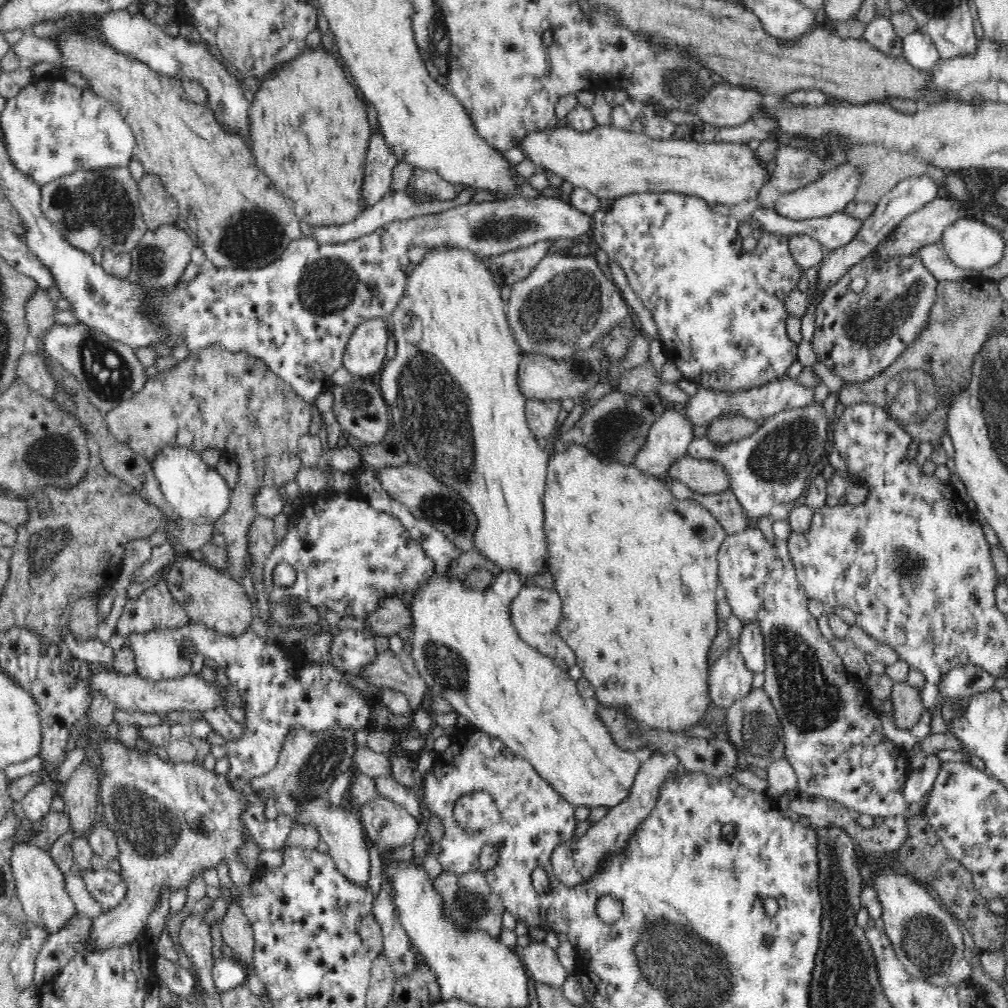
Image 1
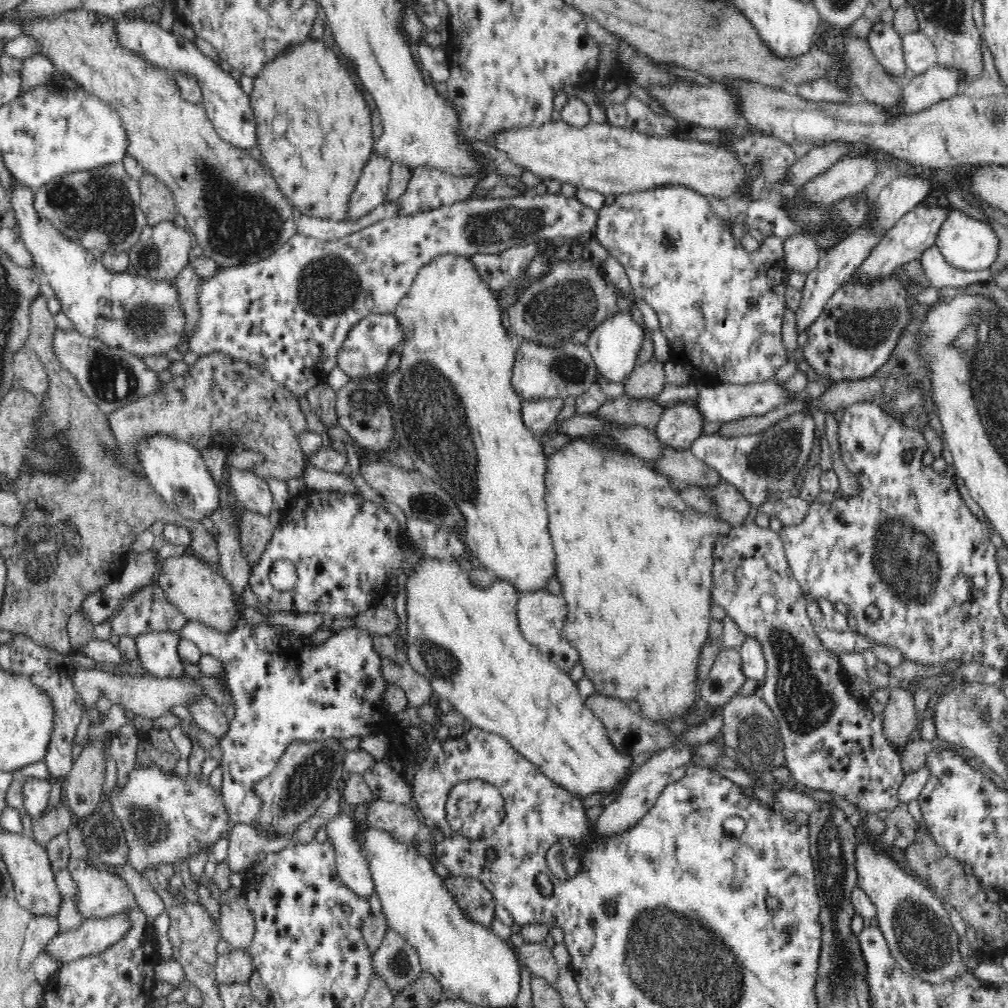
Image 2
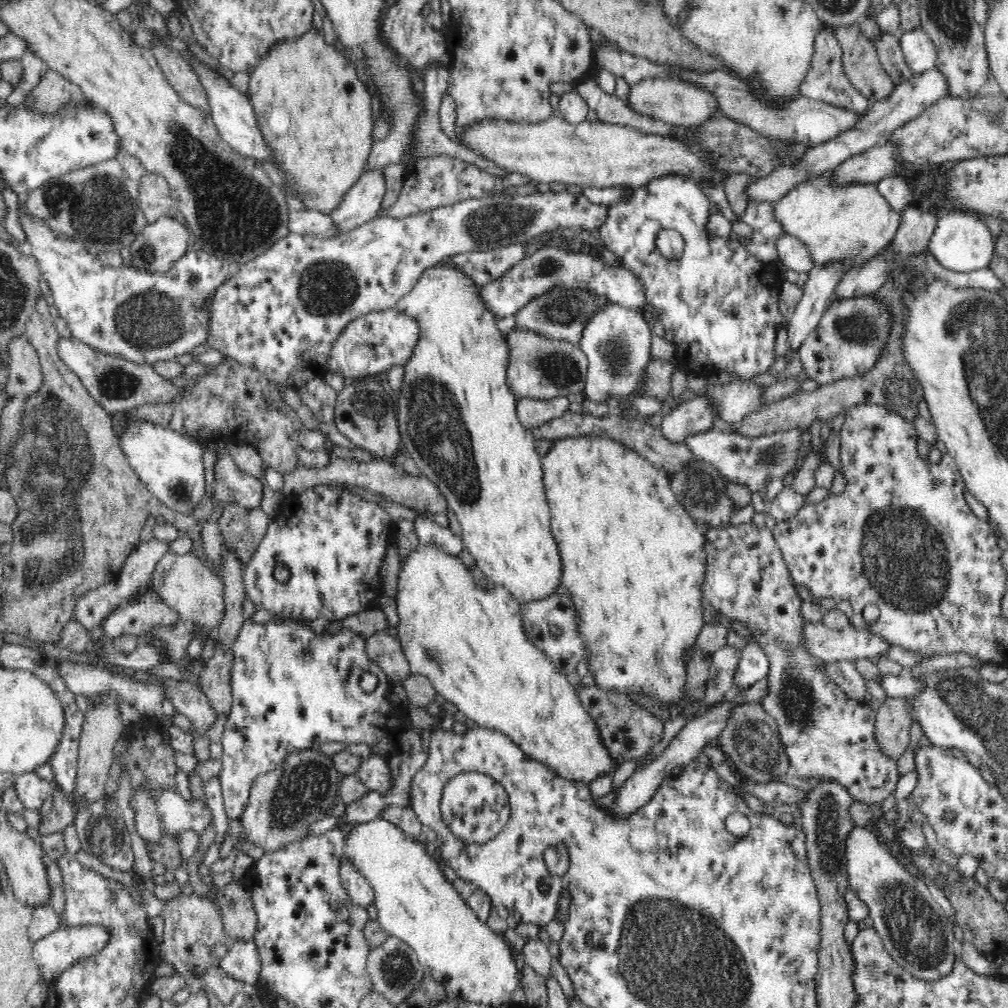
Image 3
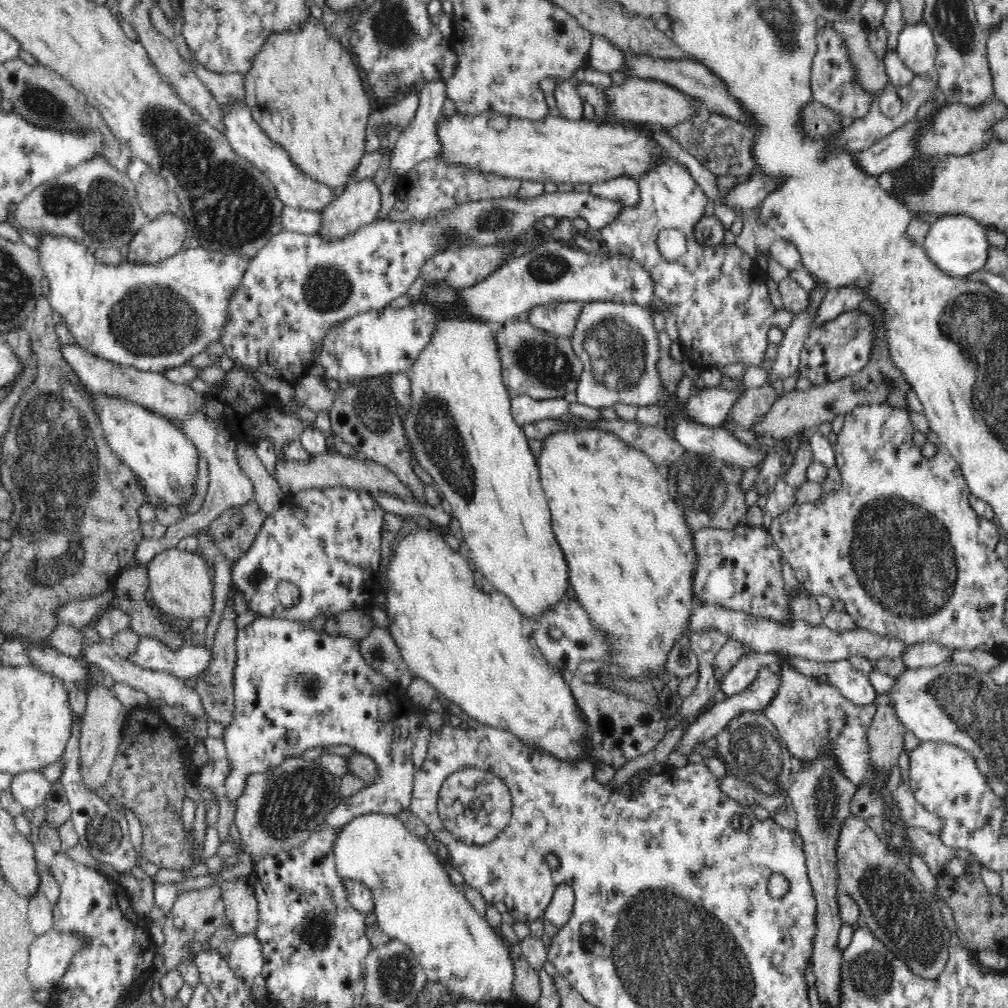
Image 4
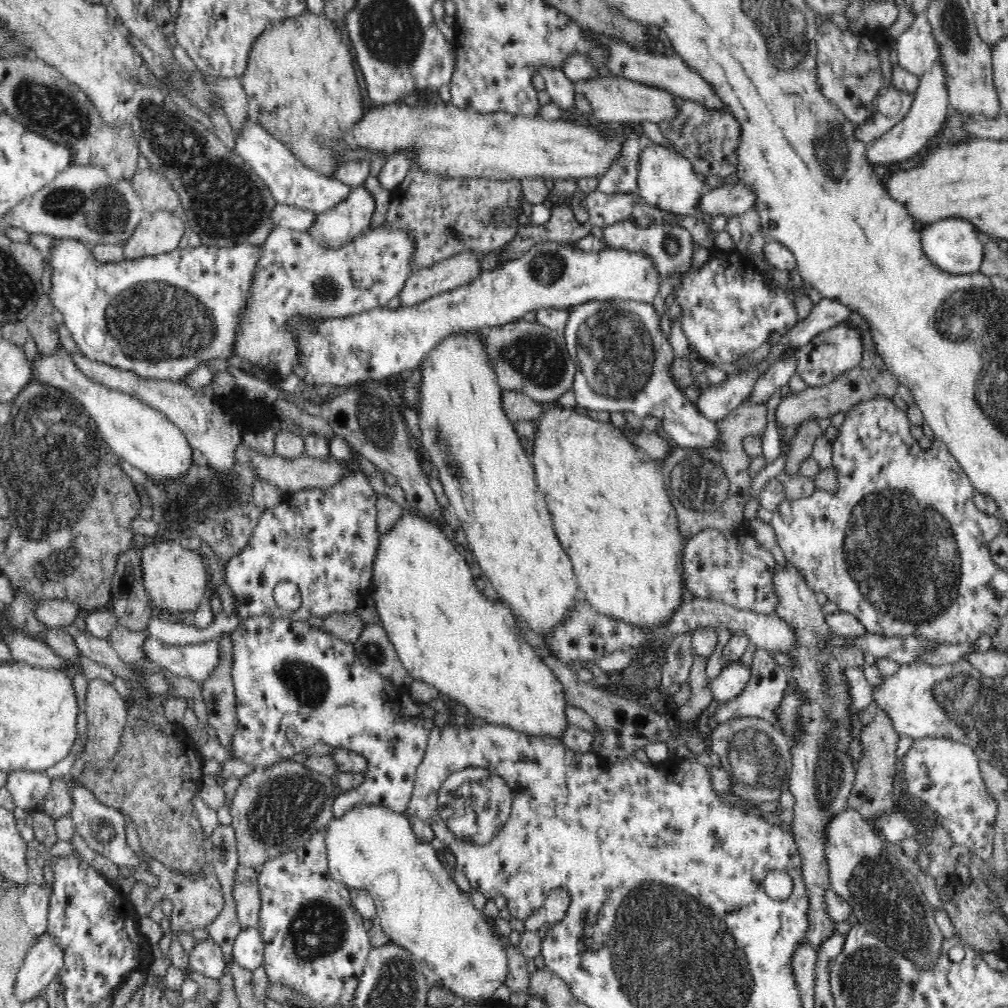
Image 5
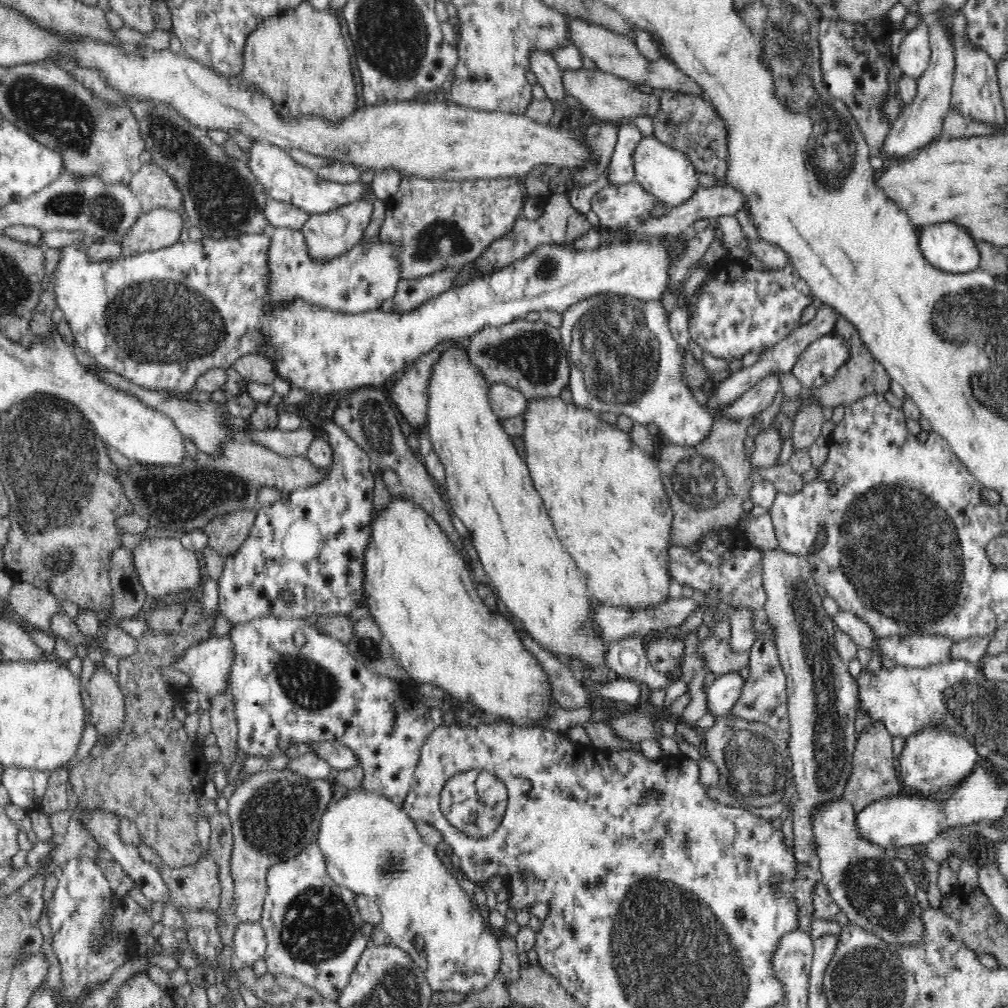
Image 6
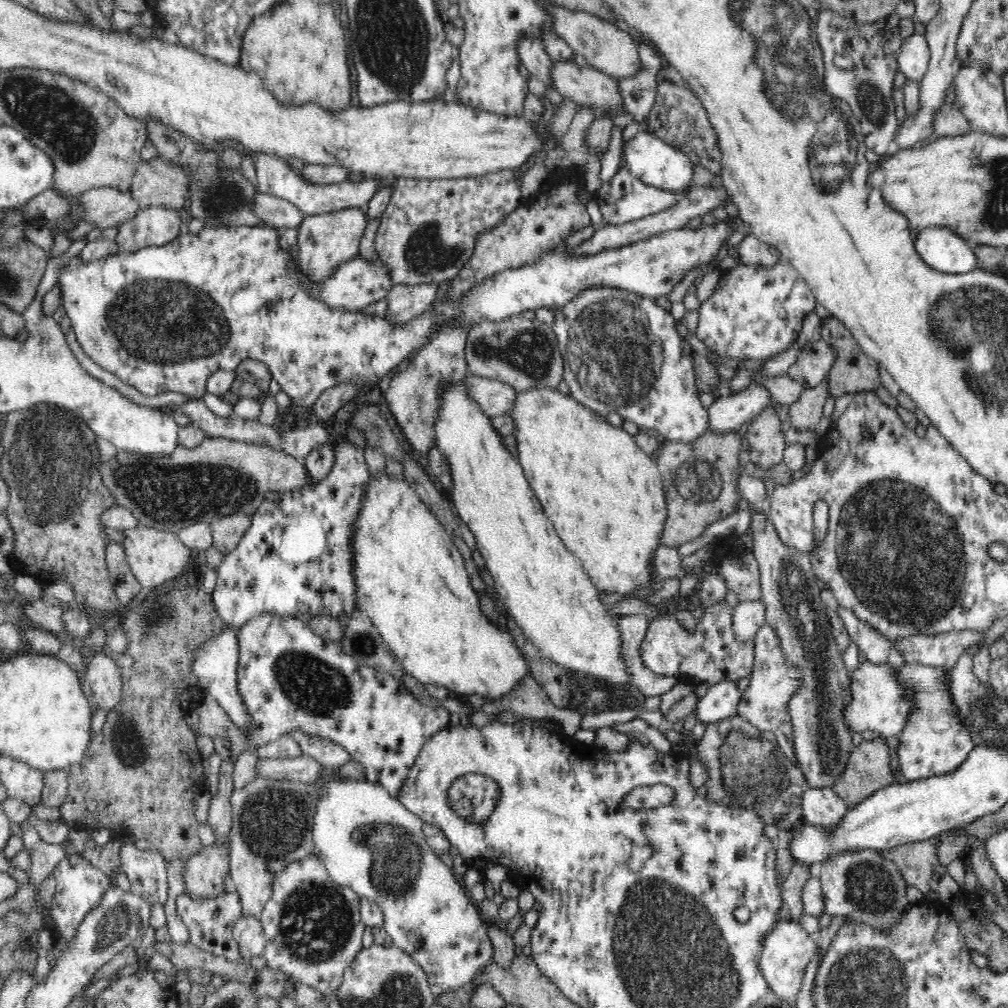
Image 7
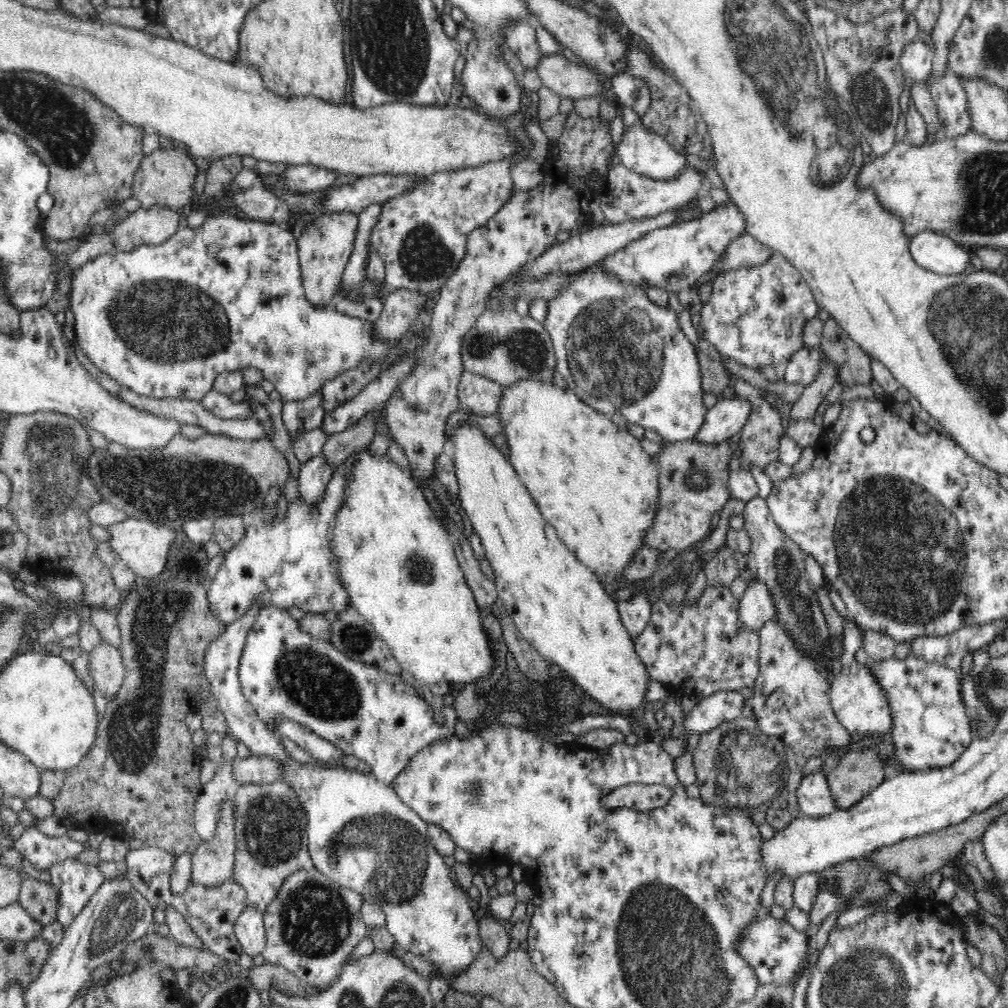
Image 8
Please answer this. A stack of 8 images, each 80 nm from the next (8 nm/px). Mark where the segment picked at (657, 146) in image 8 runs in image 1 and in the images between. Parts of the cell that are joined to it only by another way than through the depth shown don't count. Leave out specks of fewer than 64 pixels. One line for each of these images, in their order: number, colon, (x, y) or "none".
1: (719, 310)
2: (721, 309)
3: (721, 303)
4: (723, 312)
5: (666, 179)
6: (668, 174)
7: (656, 163)

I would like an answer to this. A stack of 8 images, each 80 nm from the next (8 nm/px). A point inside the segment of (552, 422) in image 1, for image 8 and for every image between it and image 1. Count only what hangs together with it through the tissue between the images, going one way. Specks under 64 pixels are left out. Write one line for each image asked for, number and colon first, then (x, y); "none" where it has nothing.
2: (538, 415)
3: (532, 412)
4: (525, 410)
5: (518, 406)
6: (507, 402)
7: (494, 398)
8: (477, 394)

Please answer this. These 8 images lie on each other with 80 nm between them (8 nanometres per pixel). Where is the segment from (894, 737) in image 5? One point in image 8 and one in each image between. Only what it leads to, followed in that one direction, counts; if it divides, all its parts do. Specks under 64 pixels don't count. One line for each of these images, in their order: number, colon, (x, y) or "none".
6: (873, 777)
7: (867, 770)
8: (857, 774)

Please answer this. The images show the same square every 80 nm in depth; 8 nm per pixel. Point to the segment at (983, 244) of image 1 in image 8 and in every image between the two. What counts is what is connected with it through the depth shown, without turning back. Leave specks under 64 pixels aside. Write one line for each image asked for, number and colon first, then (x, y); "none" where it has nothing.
2: (968, 244)
3: (960, 242)
4: (957, 245)
5: (952, 245)
6: (948, 247)
7: (941, 250)
8: (938, 254)

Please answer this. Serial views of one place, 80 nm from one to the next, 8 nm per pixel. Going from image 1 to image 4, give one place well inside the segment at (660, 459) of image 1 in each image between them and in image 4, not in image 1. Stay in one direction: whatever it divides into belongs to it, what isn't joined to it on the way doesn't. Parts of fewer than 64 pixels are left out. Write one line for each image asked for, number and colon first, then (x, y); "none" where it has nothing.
2: (680, 424)
3: (677, 421)
4: (710, 407)

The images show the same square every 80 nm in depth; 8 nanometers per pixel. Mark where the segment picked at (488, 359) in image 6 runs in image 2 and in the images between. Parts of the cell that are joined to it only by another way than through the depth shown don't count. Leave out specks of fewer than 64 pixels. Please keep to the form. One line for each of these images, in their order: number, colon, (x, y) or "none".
2: (540, 372)
3: (538, 368)
4: (537, 364)
5: (529, 358)

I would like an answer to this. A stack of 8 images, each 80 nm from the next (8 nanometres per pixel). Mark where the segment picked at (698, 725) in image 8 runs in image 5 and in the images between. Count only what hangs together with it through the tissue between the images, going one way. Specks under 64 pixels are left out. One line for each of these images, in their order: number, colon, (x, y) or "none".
5: (729, 683)
6: (724, 691)
7: (721, 701)

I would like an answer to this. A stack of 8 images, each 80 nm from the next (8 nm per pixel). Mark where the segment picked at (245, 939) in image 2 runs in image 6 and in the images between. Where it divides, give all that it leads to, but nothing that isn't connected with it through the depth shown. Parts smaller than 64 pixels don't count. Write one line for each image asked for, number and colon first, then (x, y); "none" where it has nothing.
3: (239, 918)
4: (241, 908)
5: (276, 810)
6: (274, 814)

